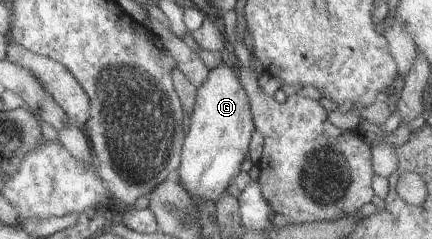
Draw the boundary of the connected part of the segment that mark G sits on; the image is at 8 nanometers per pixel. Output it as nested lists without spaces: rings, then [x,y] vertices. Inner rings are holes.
[[[220,62],[217,67],[208,70],[208,76],[197,89],[196,102],[189,118],[191,124],[183,141],[181,164],[174,179],[182,184],[192,204],[198,207],[198,202],[204,200],[218,202],[234,176],[241,172],[244,160],[249,158],[249,145],[255,132],[254,116],[250,98],[234,68]]]

